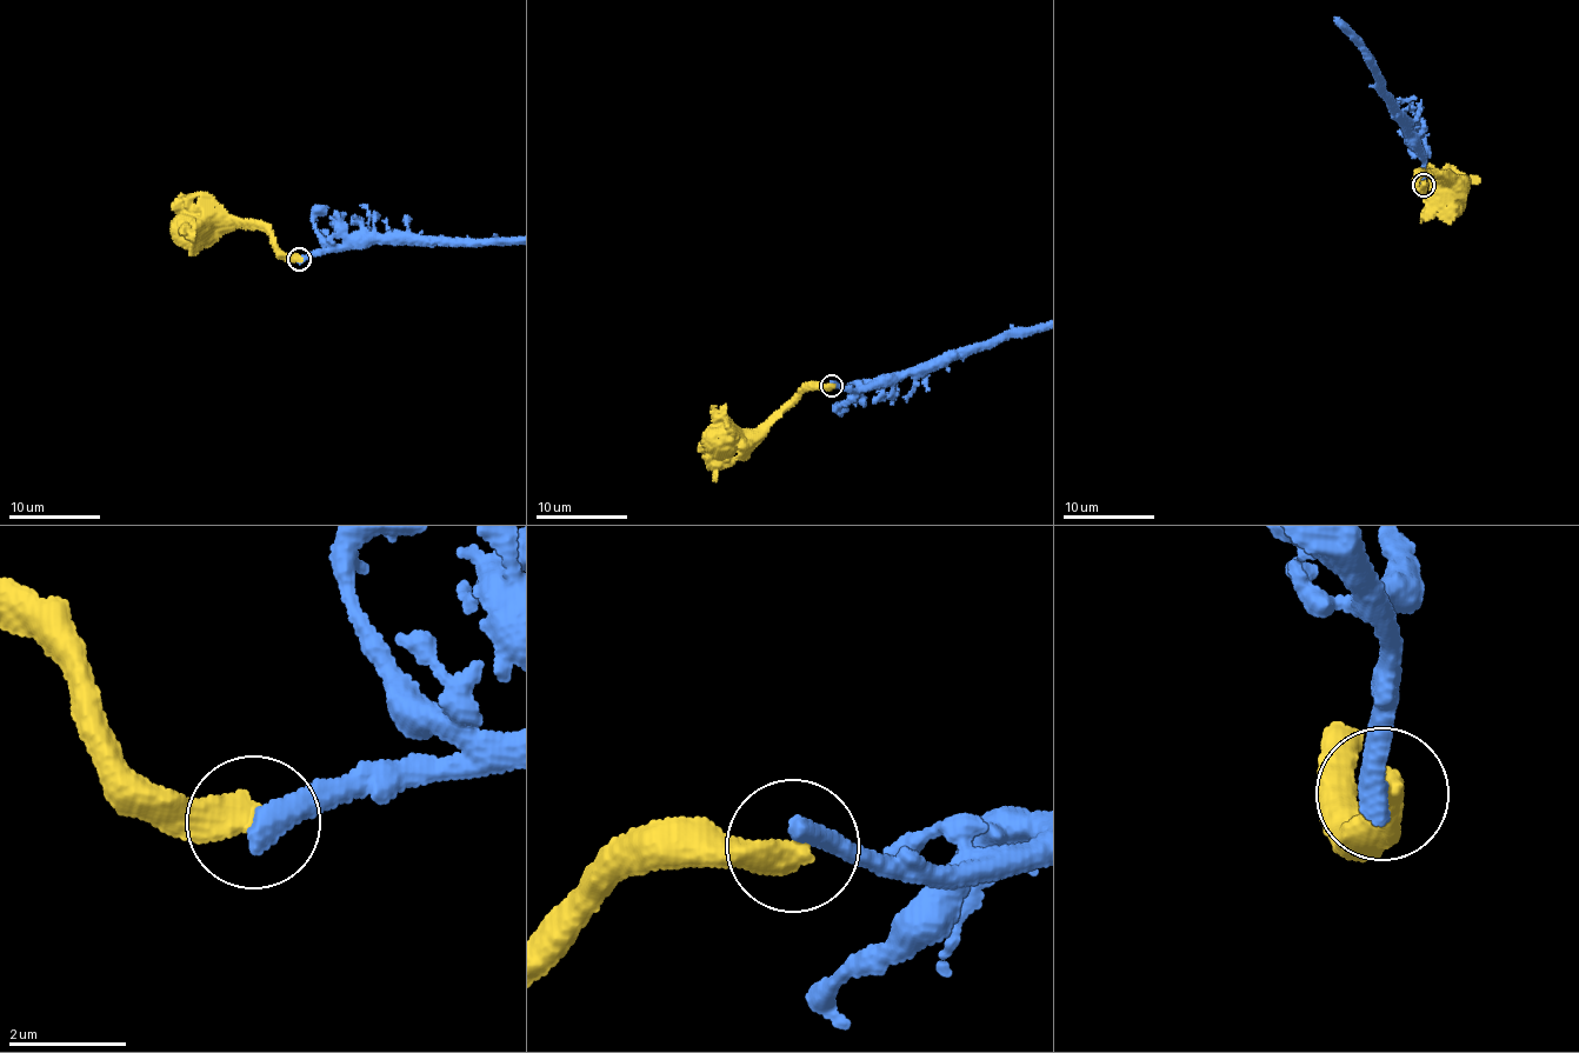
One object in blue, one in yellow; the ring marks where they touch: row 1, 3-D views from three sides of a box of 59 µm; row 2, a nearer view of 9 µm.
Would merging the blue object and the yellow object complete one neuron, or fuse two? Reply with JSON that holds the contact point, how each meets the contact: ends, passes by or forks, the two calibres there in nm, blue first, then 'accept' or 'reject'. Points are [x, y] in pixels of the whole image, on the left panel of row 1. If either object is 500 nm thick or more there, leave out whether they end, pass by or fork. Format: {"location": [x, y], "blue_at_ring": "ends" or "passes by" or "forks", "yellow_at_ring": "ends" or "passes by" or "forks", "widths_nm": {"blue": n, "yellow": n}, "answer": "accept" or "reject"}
{"location": [299, 259], "widths_nm": {"blue": 440, "yellow": 550}, "answer": "reject"}

